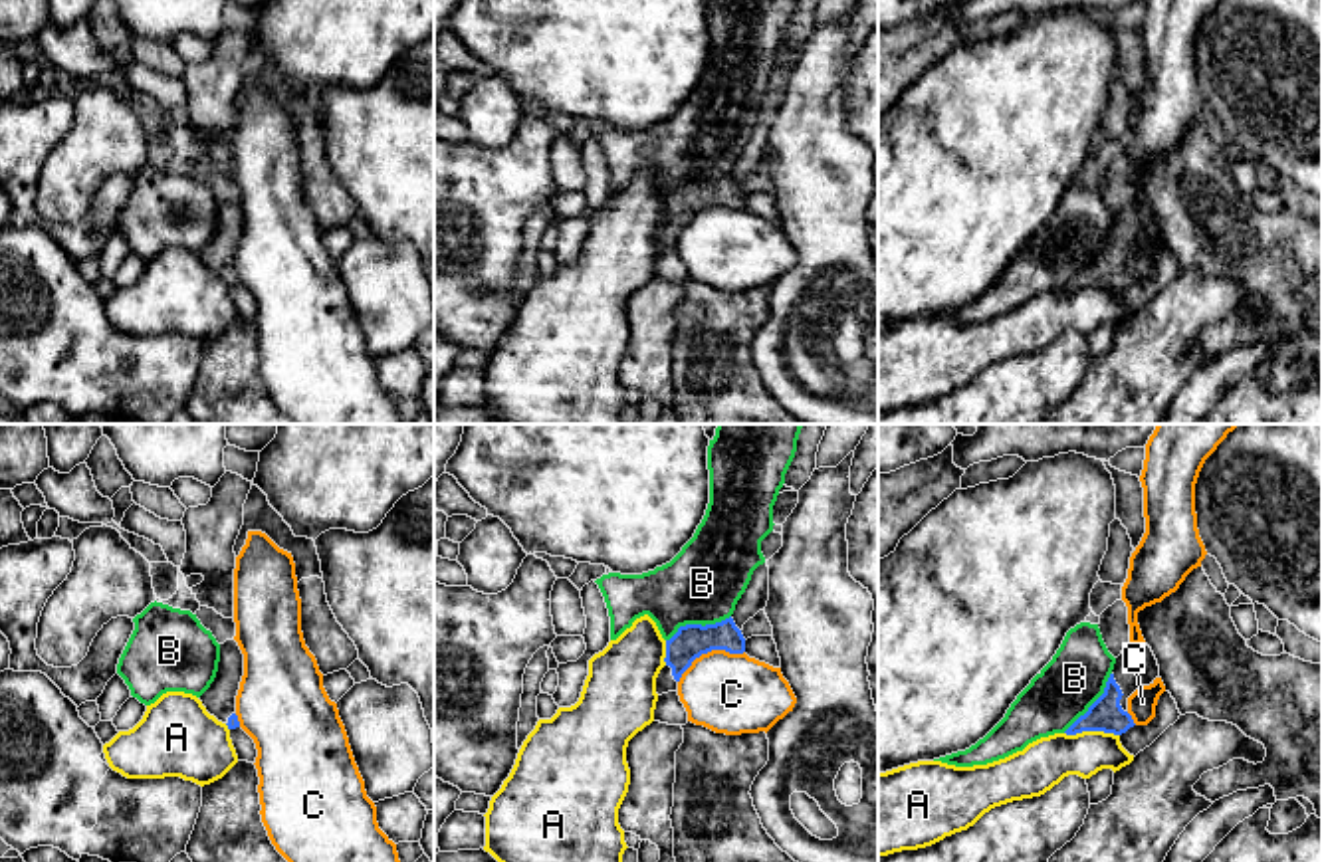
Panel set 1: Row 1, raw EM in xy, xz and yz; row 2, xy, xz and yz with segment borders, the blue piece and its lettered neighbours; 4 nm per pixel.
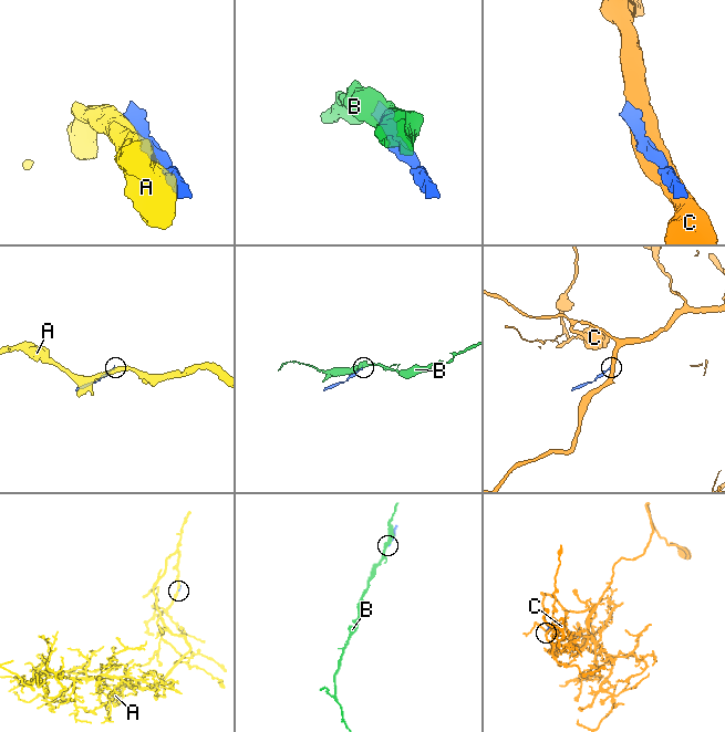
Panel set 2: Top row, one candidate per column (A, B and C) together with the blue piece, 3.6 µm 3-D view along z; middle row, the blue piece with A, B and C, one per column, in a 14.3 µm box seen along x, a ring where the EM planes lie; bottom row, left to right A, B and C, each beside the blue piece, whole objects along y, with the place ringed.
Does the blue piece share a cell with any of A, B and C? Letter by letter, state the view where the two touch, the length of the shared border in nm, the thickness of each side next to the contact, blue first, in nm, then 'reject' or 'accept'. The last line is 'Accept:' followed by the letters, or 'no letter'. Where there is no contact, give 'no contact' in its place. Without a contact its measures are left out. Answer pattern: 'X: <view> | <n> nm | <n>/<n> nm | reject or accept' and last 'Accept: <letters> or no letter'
A: yz | 220 nm | 140/200 nm | reject
B: xz | 280 nm | 140/320 nm | reject
C: xz | 300 nm | 140/320 nm | reject
Accept: no letter

